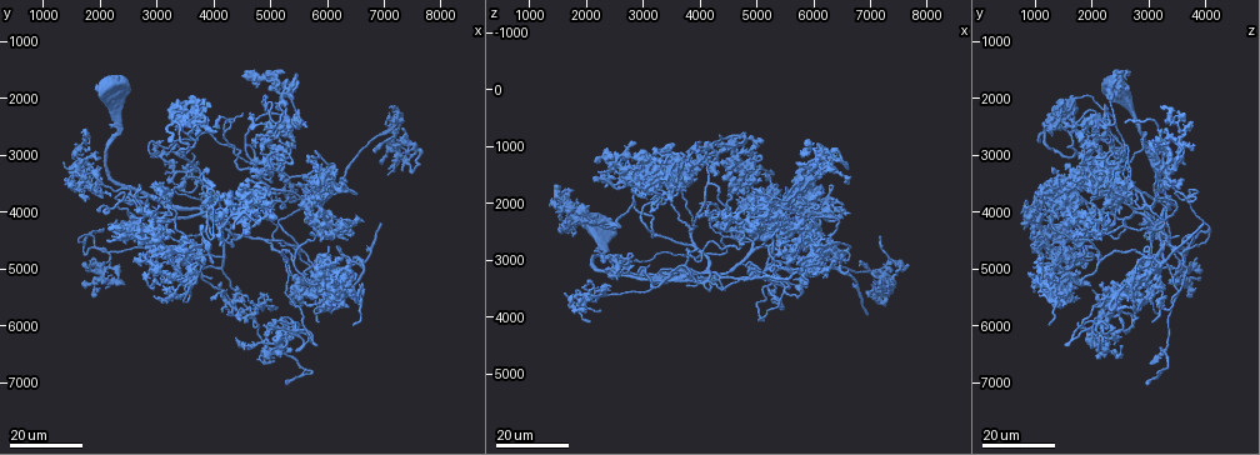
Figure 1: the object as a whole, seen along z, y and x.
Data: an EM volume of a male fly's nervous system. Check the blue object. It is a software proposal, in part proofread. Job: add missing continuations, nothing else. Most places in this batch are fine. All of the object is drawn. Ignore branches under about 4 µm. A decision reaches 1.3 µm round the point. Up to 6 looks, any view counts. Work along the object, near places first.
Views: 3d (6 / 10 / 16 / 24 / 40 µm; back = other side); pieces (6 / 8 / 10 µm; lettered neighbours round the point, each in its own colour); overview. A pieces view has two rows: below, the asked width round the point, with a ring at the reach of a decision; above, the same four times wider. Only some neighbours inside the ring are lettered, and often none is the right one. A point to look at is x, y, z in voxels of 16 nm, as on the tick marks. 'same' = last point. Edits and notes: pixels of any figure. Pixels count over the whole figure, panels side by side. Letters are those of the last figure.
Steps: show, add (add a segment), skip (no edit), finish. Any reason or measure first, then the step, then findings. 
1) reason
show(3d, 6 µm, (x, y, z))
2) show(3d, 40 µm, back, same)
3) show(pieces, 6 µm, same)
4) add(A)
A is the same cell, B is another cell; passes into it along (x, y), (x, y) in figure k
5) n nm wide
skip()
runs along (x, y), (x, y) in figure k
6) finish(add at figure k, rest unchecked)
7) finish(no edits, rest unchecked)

an open end
show(3d, 16 µm, (5600, 2500, 1850))

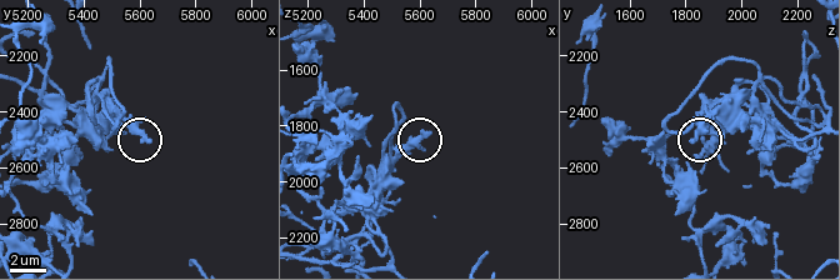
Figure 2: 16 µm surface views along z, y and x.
show(pieces, 8 µm, (5630, 2500, 1820))

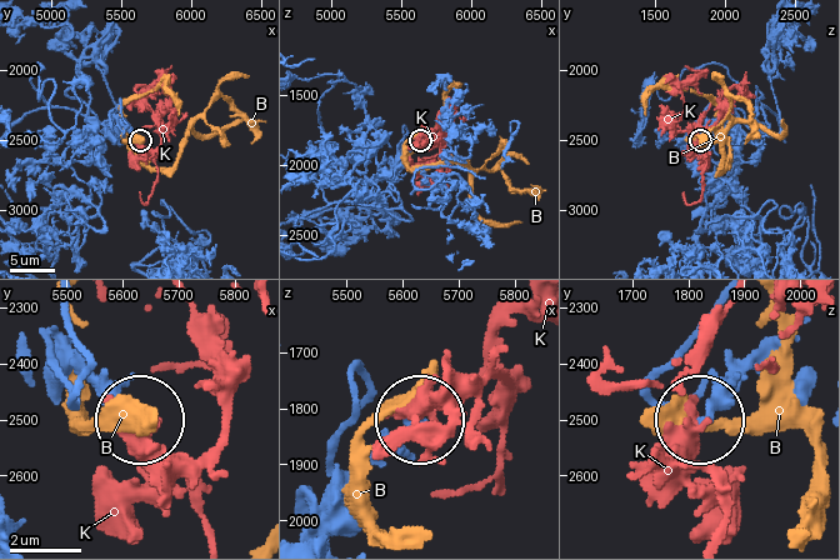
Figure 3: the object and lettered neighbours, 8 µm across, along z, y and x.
skip()
B and K are other cells; no lettered segment goes on from it

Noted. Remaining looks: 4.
thin end
show(3d, 16 µm, (7400, 3100, 3400))

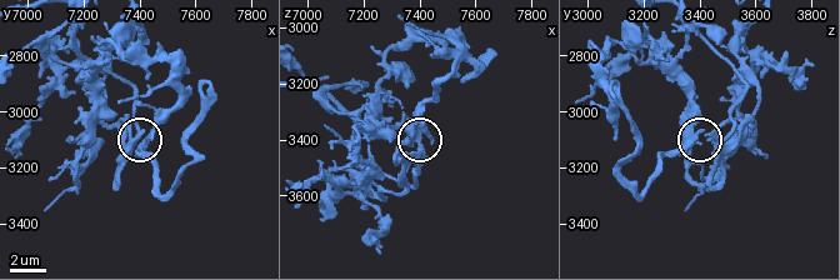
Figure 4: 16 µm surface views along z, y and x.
show(pieces, 8 µm, (7440, 3060, 3410))

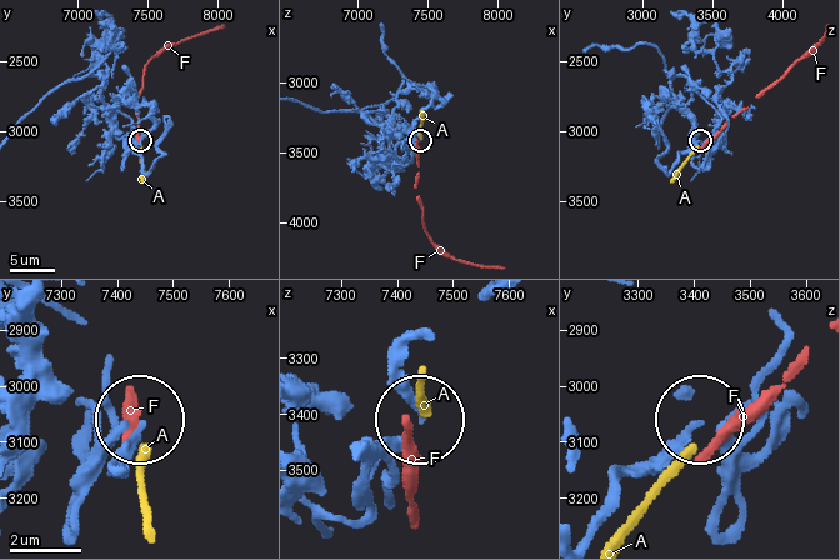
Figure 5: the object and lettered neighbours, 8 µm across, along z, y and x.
skip()
A and F are other cells; runs along (125, 474), (125, 446), (140, 423) in figure 5; no lettered segment goes on from it

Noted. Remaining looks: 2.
free end
show(3d, 24 µm, (2100, 4350, 4050))

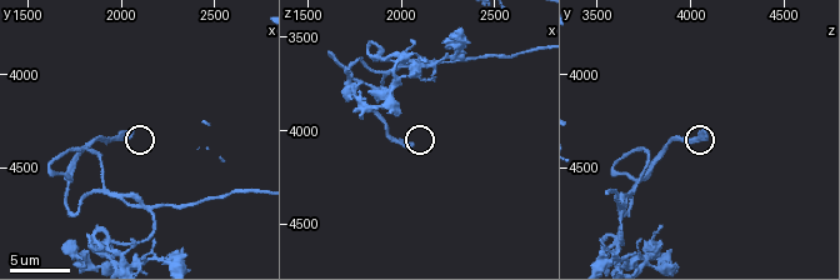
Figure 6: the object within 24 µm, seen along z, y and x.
what lies round it
show(pieces, 8 µm, (2060, 4300, 4080))

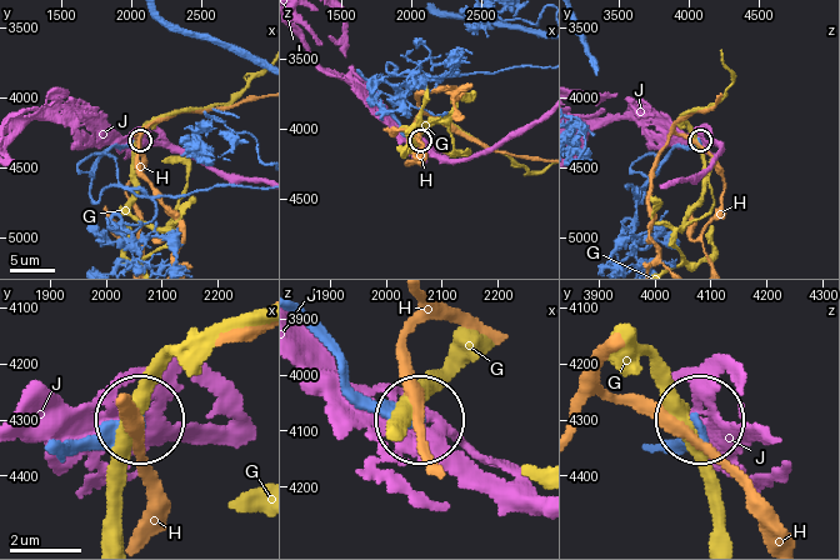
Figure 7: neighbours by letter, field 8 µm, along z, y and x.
270 nm wide
skip()
G, H and J are other cells; runs along (300, 320), (354, 389), (413, 415) in figure 7; no lettered segment goes on from it

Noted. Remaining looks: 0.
finish(no edits, rest unchecked)

